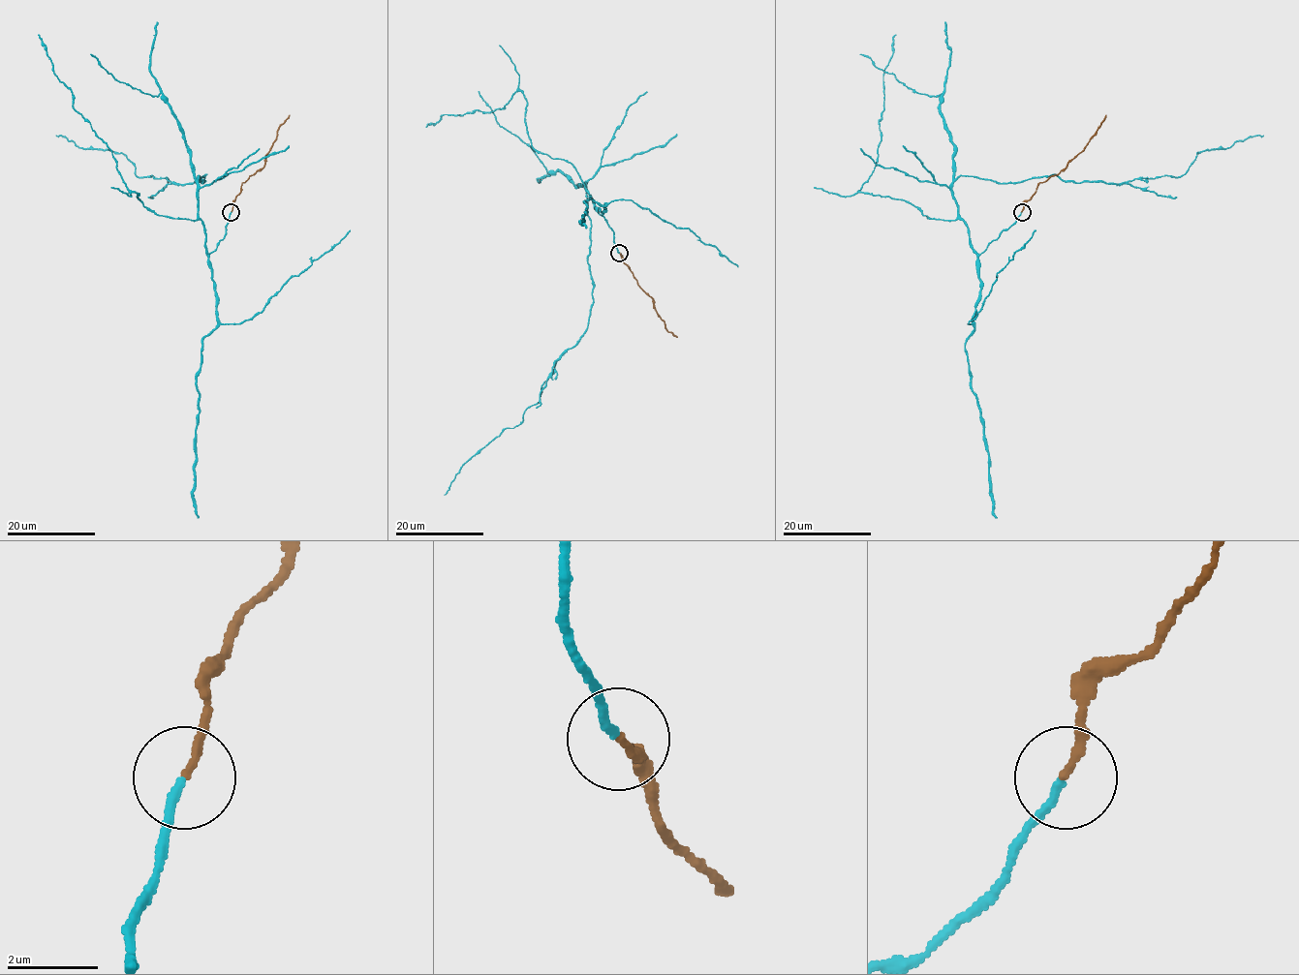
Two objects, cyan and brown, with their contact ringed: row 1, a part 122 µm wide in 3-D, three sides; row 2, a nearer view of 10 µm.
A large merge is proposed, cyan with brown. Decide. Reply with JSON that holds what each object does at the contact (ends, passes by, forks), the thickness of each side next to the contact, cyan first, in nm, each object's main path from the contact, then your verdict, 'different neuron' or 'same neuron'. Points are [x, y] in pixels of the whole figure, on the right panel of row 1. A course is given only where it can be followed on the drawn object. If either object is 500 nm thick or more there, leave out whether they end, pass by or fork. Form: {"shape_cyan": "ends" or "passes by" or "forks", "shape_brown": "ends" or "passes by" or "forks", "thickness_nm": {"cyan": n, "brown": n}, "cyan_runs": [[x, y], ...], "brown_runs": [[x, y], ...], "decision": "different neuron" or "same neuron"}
{"shape_cyan": "ends", "shape_brown": "ends", "thickness_nm": {"cyan": 170, "brown": 160}, "cyan_runs": [[1021, 211], [979, 255], [951, 184], [960, 176], [1113, 184], [1179, 177], [1197, 153], [1263, 136]], "brown_runs": [[1022, 211], [1037, 185], [1054, 176], [1077, 155], [1105, 114]], "decision": "same neuron"}

